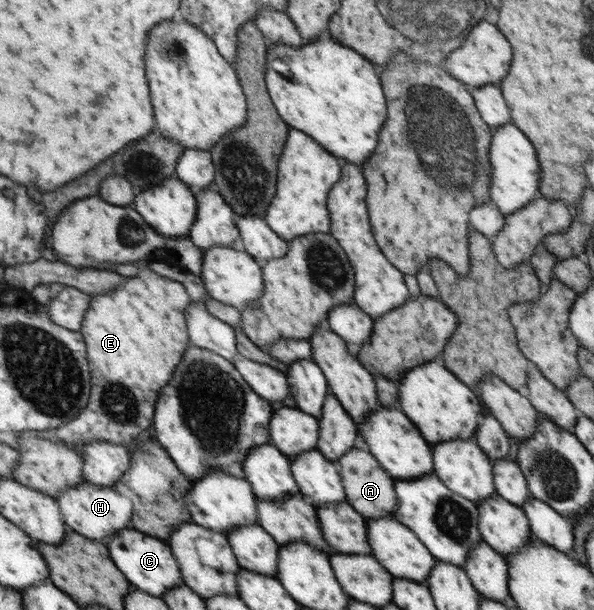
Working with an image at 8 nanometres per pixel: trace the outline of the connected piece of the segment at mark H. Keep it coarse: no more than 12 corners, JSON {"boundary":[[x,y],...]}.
{"boundary":[[85,480],[56,499],[64,521],[107,545],[131,527],[132,501]]}

